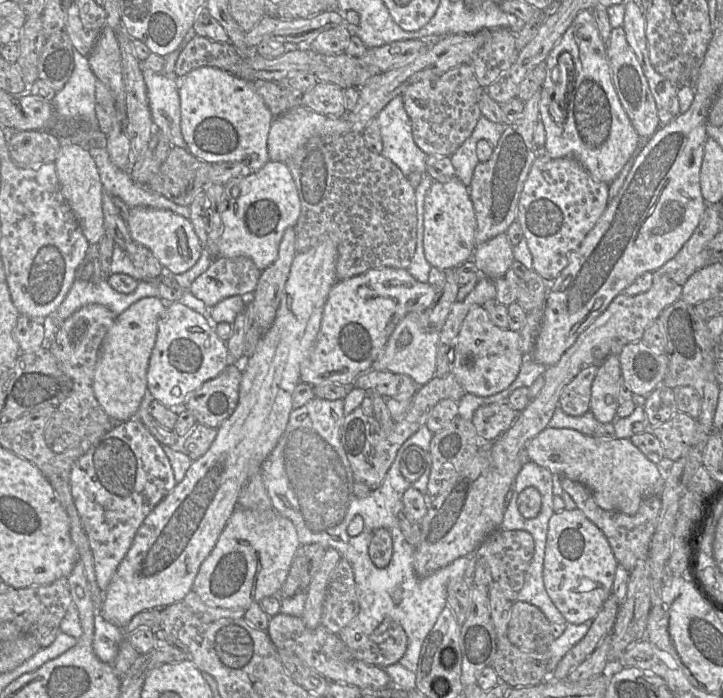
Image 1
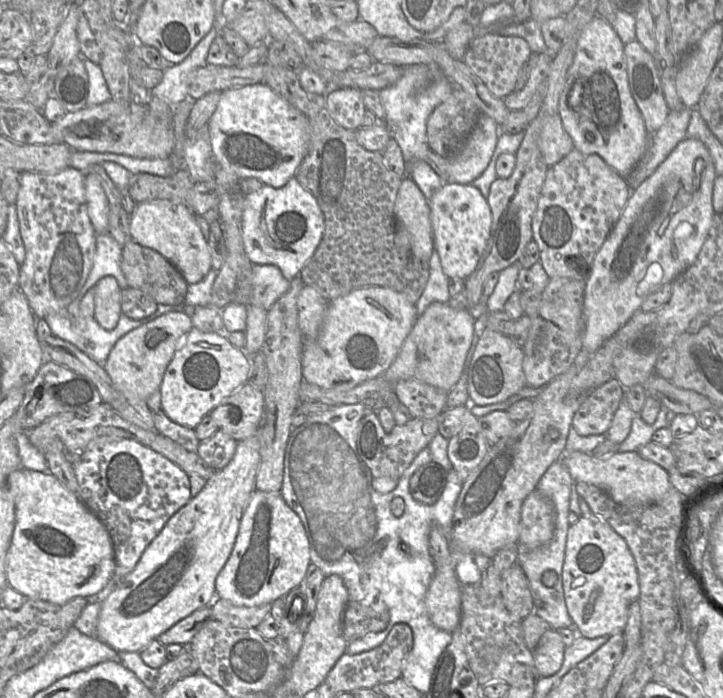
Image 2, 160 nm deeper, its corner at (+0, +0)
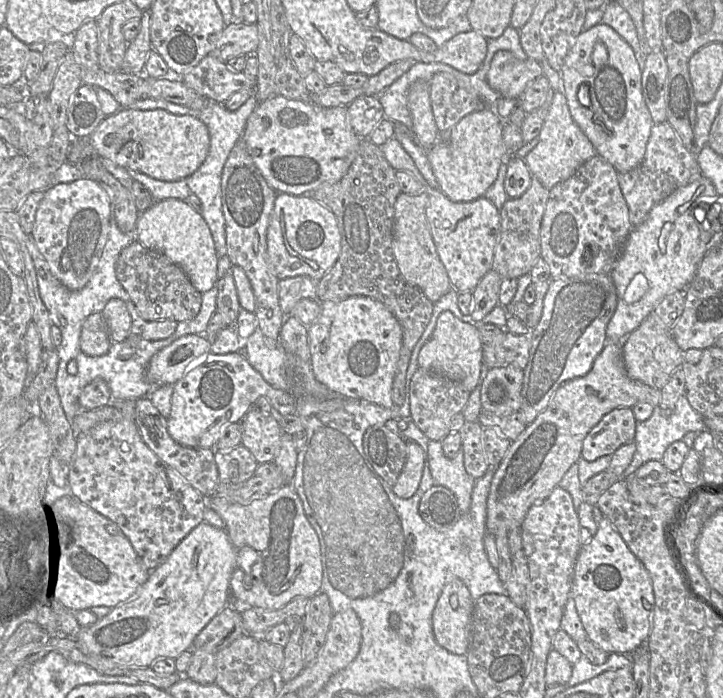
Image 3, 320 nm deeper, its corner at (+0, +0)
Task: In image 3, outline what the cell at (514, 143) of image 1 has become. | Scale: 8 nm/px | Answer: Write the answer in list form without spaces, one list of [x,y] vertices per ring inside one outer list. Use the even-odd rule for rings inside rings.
[[[532,177],[527,191],[518,198],[508,198],[500,209],[501,231],[491,270],[496,271],[502,278],[519,278],[529,274],[541,256],[540,228],[548,197],[549,190]]]

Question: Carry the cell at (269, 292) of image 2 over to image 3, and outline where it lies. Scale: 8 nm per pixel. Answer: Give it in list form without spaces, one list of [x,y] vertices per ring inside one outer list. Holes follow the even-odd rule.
[[[308,276],[280,279],[278,282],[278,297],[282,312],[289,314],[301,299],[317,299],[316,281]]]

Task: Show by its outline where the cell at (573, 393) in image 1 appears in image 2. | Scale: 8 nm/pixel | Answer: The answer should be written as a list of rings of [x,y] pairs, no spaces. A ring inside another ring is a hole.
[[[615,378],[589,391],[573,416],[576,432],[582,436],[606,435],[624,393],[625,388]]]

